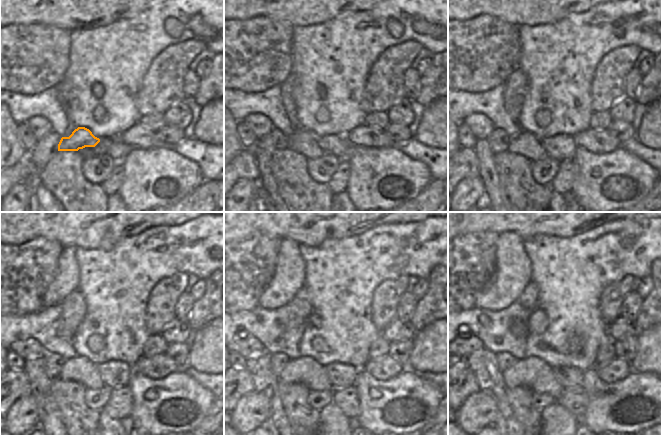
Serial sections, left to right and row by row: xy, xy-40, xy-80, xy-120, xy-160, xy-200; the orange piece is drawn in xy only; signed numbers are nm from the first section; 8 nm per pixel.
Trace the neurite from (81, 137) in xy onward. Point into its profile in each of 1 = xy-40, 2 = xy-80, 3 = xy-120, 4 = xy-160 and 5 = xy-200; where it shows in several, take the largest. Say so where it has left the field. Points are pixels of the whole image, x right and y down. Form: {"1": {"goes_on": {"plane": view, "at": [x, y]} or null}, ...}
{"1": {"goes_on": {"plane": "xy-40", "at": [338, 145]}}, "2": {"goes_on": {"plane": "xy-80", "at": [561, 147]}}, "3": {"goes_on": {"plane": "xy-120", "at": [114, 374]}}, "4": {"goes_on": {"plane": "xy-160", "at": [341, 375]}}, "5": {"goes_on": {"plane": "xy-200", "at": [568, 377]}}}

